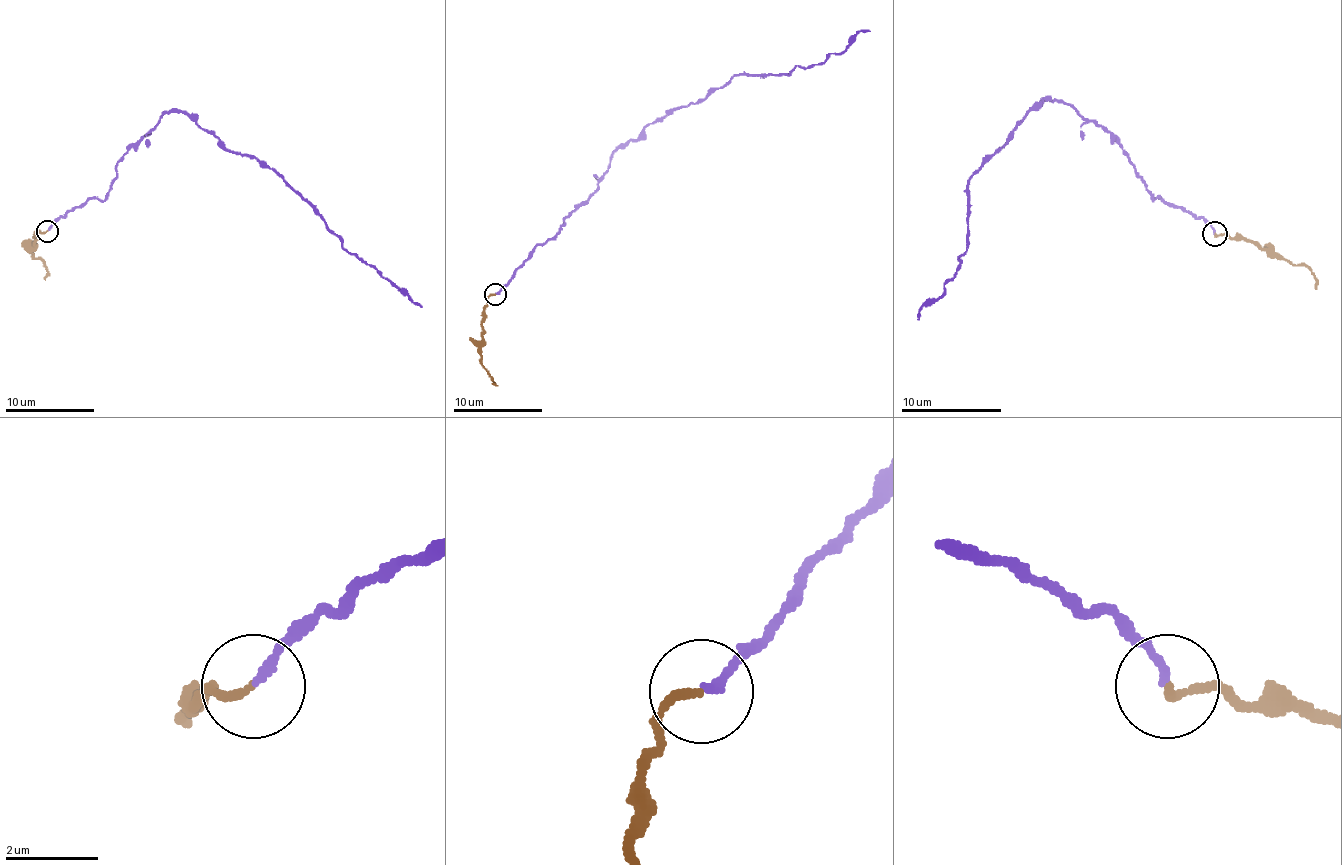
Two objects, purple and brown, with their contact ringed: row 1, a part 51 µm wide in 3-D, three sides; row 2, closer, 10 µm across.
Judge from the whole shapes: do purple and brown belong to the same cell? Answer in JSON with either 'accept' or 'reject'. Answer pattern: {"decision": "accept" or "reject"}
{"decision": "accept"}

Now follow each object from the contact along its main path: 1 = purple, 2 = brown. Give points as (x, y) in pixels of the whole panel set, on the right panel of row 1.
1: (1214, 233), (1154, 198), (1094, 120), (1044, 100), (968, 178), (968, 246), (918, 318)
2: (1214, 233), (1247, 238), (1279, 253), (1314, 276), (1314, 288)

